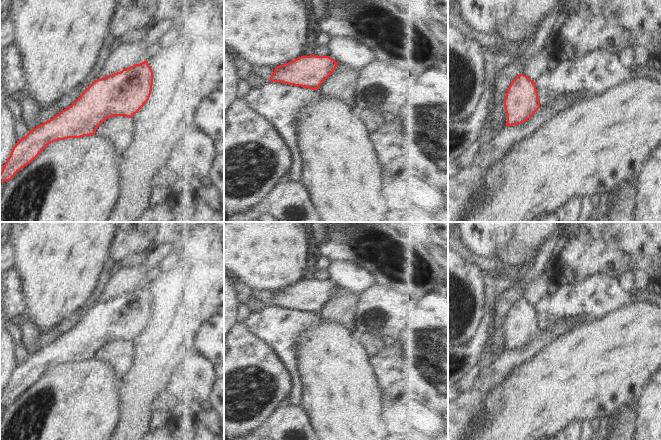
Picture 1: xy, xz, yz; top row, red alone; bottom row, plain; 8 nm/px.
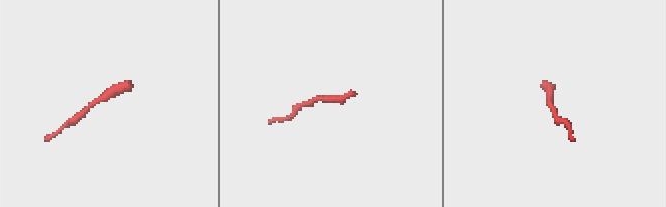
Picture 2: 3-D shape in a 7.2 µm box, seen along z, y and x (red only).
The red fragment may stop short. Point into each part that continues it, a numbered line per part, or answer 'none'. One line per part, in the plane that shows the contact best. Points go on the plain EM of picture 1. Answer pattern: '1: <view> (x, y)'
none

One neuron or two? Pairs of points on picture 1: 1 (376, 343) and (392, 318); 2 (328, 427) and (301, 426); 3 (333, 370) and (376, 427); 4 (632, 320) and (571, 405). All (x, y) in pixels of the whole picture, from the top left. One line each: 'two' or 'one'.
1: two
2: two
3: one
4: one

